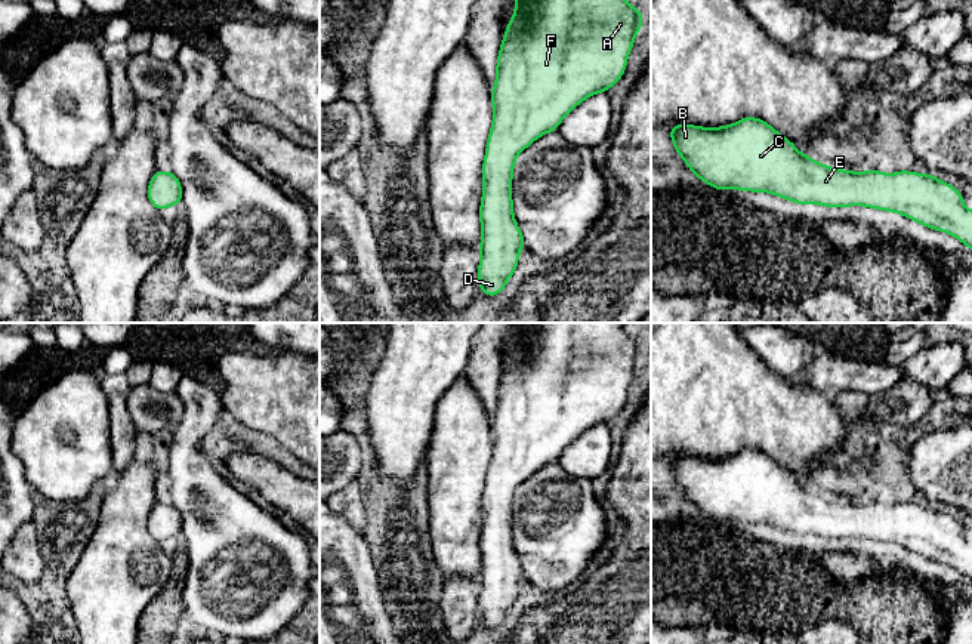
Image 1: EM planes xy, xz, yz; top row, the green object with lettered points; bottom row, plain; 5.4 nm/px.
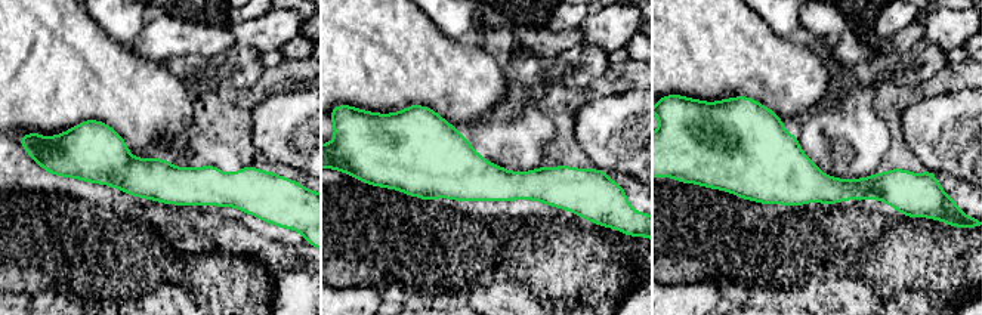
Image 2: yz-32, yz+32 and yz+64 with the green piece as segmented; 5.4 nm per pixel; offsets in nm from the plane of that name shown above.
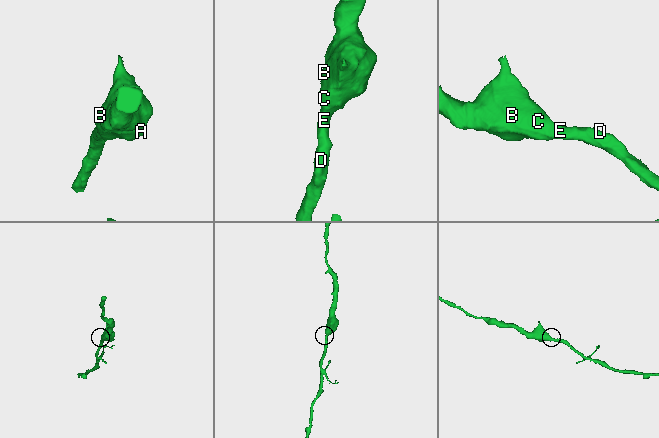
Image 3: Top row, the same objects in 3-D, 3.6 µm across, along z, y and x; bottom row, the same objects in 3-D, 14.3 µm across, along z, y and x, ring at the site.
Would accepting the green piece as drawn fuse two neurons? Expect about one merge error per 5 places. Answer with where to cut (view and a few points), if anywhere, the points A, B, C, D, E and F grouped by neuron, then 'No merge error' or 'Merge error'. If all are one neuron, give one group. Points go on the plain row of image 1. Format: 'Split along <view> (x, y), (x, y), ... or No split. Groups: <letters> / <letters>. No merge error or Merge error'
No split. Groups: A B C D E F. No merge error

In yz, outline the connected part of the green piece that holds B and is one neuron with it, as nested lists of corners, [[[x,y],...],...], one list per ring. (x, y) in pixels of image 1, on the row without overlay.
[[[744,449],[723,459],[676,455],[669,466],[675,483],[689,502],[718,523],[769,524],[796,536],[865,537],[895,543],[923,558],[947,564],[972,582],[972,542],[965,539],[963,526],[959,521],[935,506],[908,502],[891,506],[874,500],[867,503],[833,500],[797,483],[792,472],[756,449]]]

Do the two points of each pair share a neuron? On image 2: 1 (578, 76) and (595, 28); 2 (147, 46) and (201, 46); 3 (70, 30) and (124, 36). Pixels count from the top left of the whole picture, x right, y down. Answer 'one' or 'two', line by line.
1: two
2: one
3: two

